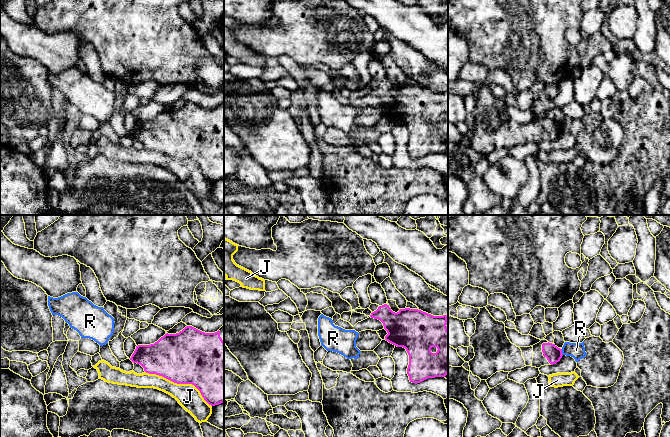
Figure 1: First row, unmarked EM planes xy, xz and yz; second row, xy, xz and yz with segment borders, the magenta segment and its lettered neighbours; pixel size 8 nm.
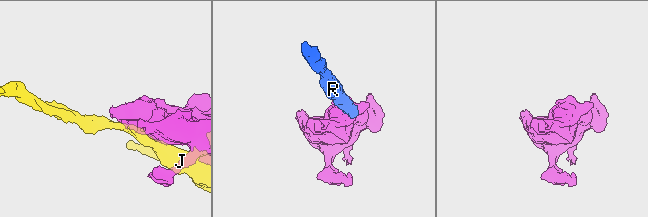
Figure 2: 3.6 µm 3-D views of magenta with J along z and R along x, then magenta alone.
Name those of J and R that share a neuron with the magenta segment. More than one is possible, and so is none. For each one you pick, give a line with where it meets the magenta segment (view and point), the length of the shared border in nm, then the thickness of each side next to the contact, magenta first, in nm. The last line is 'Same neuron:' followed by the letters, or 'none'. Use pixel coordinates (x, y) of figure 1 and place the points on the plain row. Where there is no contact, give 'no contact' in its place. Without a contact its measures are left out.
Same neuron: none

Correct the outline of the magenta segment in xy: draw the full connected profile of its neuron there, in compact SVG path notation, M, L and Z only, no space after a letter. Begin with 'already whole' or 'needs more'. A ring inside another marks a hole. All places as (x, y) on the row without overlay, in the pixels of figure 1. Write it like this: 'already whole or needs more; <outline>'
needs more; M186 102L176 110L166 109L150 121L138 121L130 136L140 140L146 149L162 152L177 160L192 160L211 182L224 179L224 102L215 109L205 109L192 102Z

